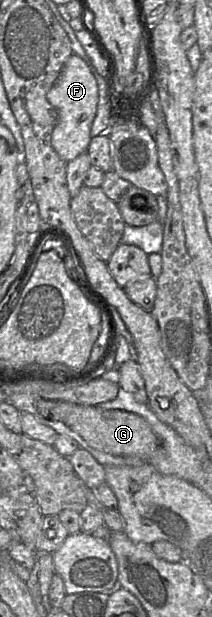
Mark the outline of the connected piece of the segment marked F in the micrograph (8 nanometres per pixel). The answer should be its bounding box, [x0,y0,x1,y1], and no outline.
[46,53,99,163]

